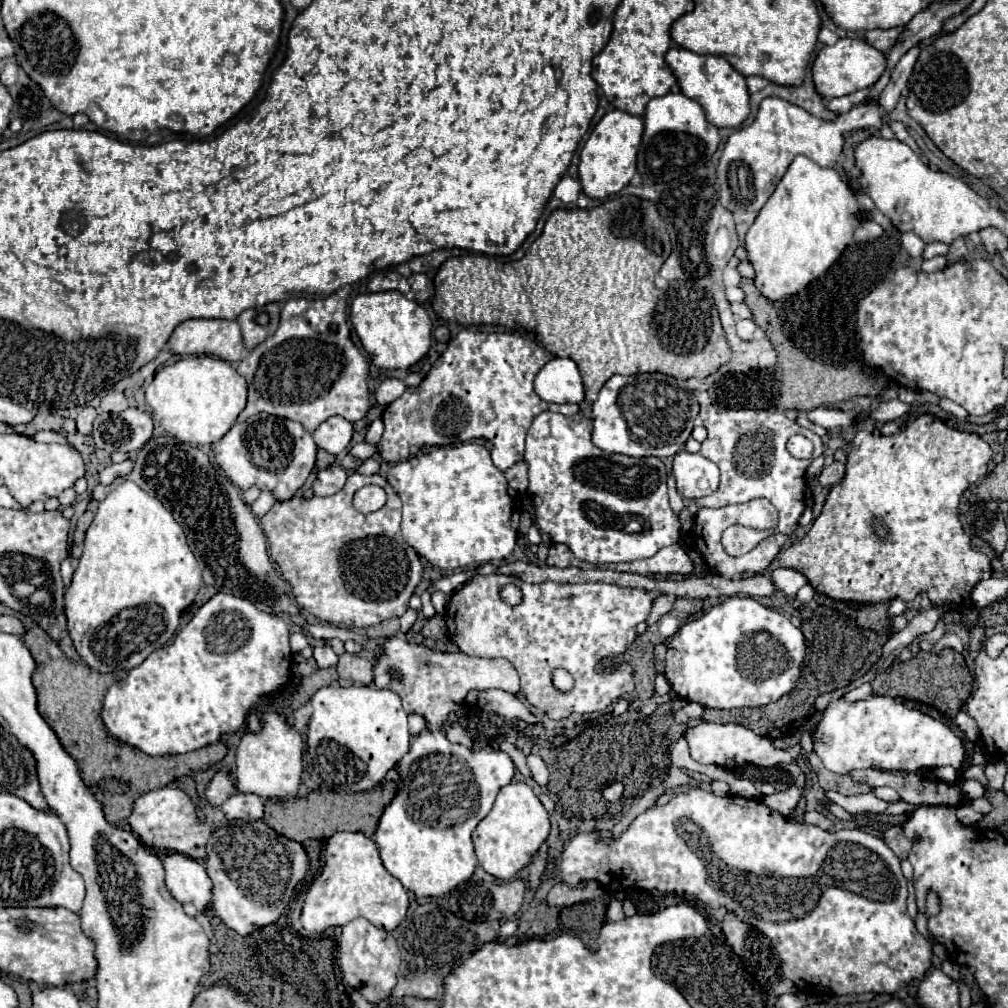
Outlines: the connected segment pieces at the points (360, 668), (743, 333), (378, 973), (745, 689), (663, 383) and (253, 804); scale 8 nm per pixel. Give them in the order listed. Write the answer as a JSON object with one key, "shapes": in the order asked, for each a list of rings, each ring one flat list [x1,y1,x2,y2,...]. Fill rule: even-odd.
{"shapes":[[[343,654,337,662,337,672,339,672,339,682,343,684,369,686,373,682,371,662,355,654]],[[737,320,737,336,743,340,751,340,755,332,755,322,753,320]],[[355,918,343,926,343,934,339,940,339,966,345,984,359,990,371,1004,377,1004,379,1000,391,994,391,988,395,986,397,980,399,970,397,940,389,932,375,928,369,920]],[[733,596,719,606,713,606,701,618,683,624,667,642,665,654,665,678,671,688,683,700,695,700,703,708,753,708,777,702,783,694,789,694,801,676,805,660,805,638,803,632,793,626,779,612,769,610,755,598]],[[635,374,635,376,613,376,599,390,593,402,593,444,605,452,617,452,625,456,675,456,685,448,685,440,691,436,693,422,699,414,695,394,685,388,673,376,667,374]],[[233,794,223,802,221,808,229,820,233,820,233,818,259,820,265,810,265,800,255,794]]]}

